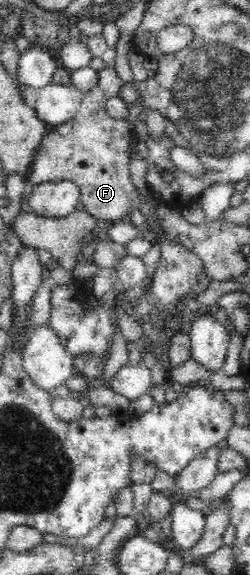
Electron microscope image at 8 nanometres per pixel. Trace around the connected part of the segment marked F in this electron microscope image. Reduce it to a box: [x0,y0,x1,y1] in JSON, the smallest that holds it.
[27,68,136,222]

